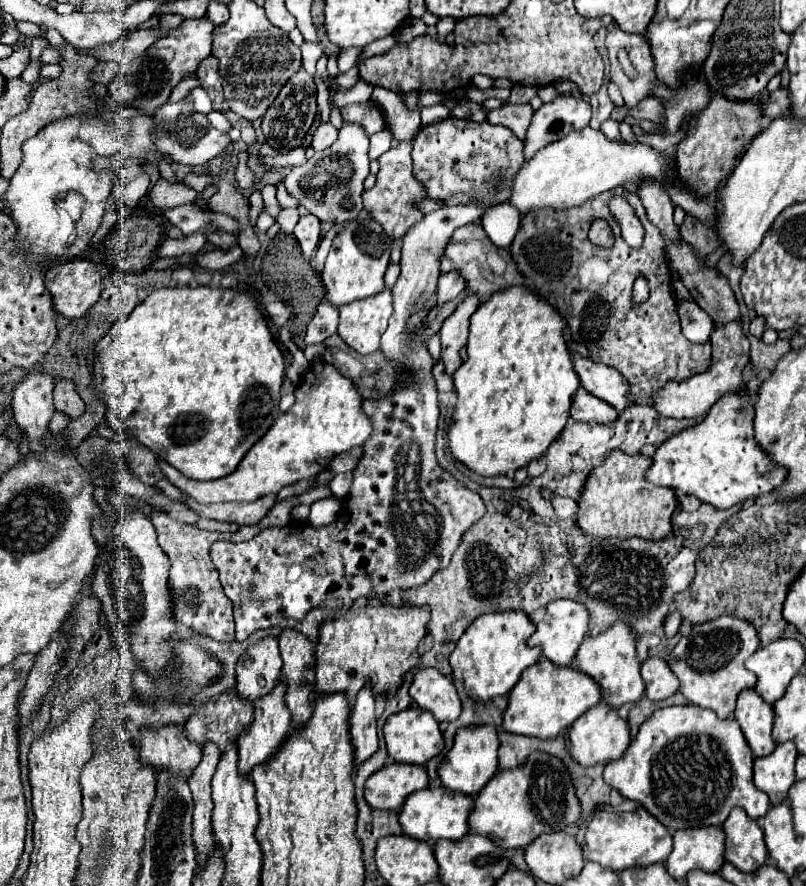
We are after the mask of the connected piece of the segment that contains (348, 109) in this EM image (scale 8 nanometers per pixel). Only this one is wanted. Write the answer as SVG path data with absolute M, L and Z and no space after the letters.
M372 101L360 103L360 105L346 105L340 109L340 115L342 115L344 123L362 125L366 135L374 135L386 127L386 121L384 121L380 107Z

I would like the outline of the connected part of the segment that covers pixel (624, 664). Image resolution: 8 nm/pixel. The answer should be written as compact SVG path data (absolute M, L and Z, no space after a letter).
M616 621L606 631L602 631L598 637L586 637L576 653L574 665L588 673L600 687L602 687L602 701L620 707L624 703L636 703L644 695L644 681L640 675L640 661L636 655L636 635L632 627L624 621Z

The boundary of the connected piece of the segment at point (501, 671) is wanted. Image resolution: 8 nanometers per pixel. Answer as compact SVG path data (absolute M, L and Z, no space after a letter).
M508 609L502 613L488 613L478 617L466 629L466 633L456 643L456 649L450 655L452 669L462 671L466 693L478 701L490 701L498 695L510 693L518 683L522 671L534 665L542 653L540 647L528 647L528 637L536 631L534 623L522 609Z

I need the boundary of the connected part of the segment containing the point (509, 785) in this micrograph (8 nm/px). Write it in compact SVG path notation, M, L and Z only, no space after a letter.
M532 751L522 765L518 765L514 769L498 771L484 785L484 789L476 795L476 805L474 805L474 811L470 813L468 823L470 823L472 831L492 837L504 849L516 849L516 847L526 847L530 841L534 841L534 837L538 837L542 833L562 831L562 829L574 825L580 817L582 817L582 805L580 805L580 799L576 797L574 781L570 779L570 773L564 767L562 759L556 755L544 753L544 751Z

